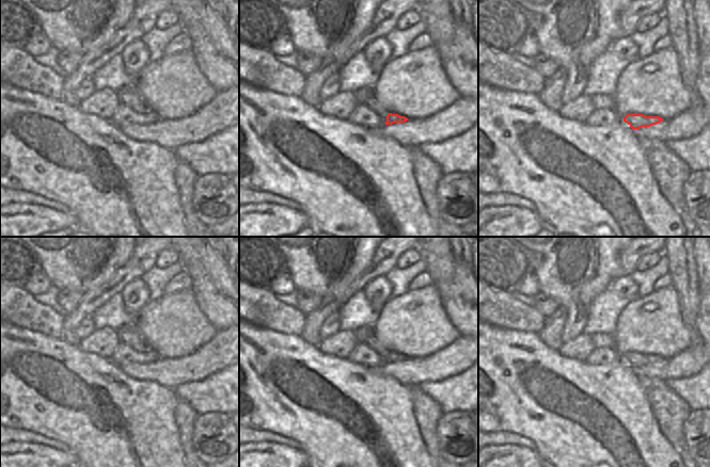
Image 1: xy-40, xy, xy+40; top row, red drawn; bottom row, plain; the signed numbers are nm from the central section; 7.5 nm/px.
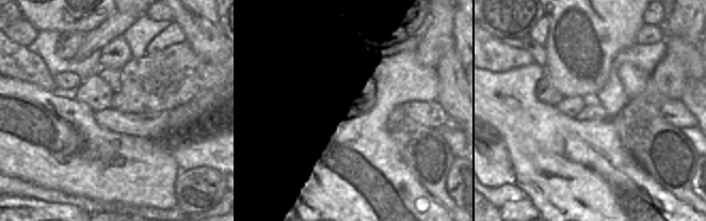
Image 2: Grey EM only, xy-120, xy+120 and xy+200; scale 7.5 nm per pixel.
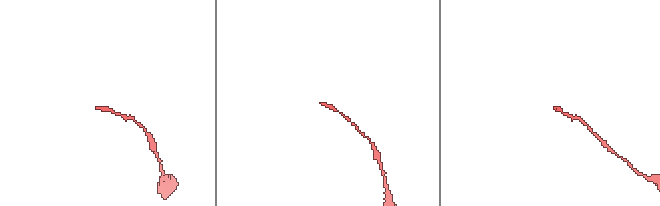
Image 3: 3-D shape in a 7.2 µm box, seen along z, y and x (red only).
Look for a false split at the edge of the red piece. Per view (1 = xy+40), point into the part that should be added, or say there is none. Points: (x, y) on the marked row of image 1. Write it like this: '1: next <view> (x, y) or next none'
1: next none

